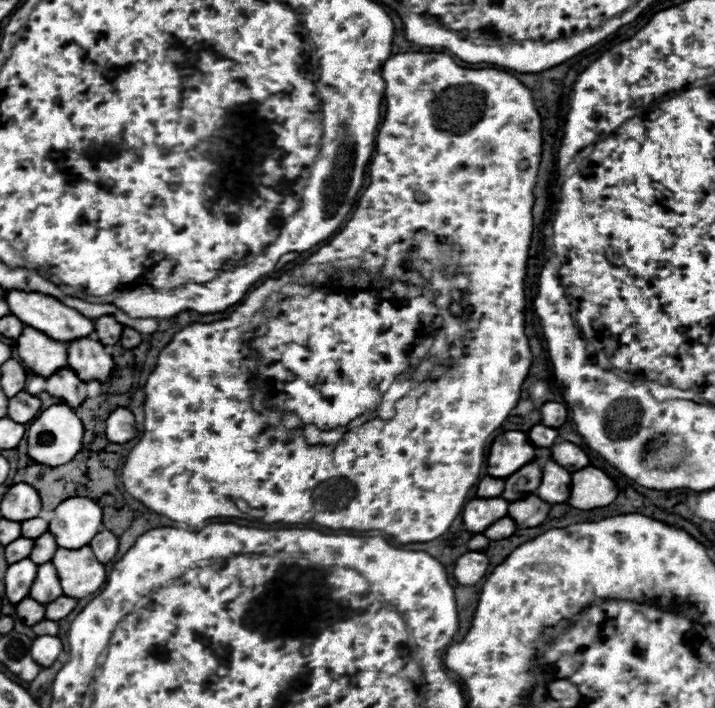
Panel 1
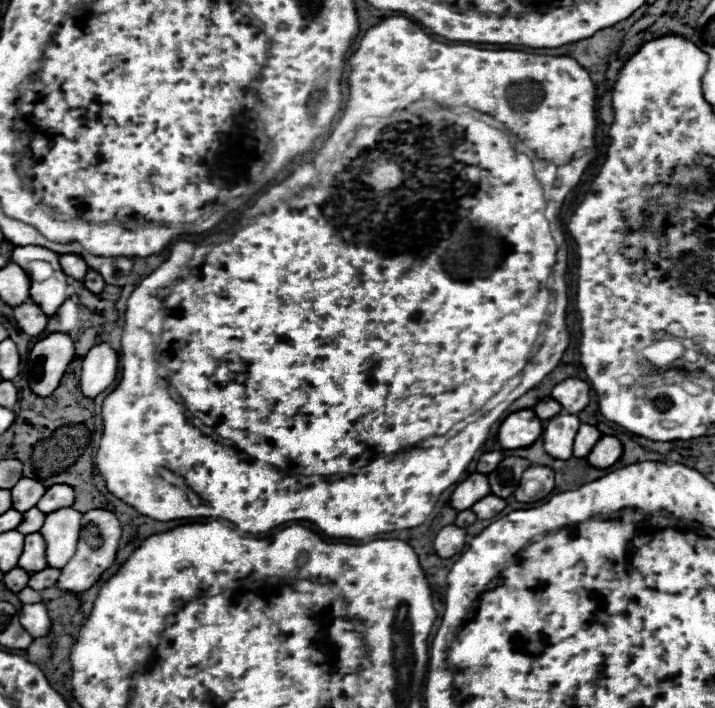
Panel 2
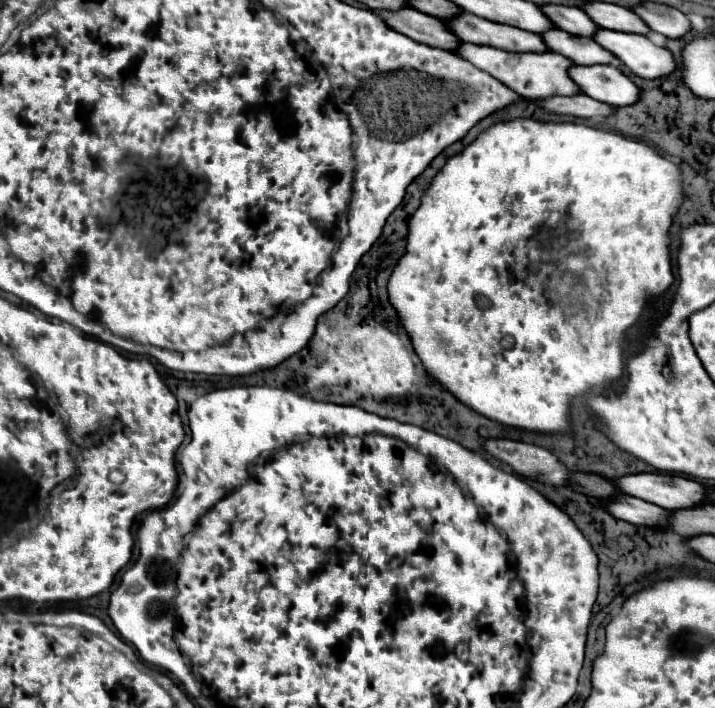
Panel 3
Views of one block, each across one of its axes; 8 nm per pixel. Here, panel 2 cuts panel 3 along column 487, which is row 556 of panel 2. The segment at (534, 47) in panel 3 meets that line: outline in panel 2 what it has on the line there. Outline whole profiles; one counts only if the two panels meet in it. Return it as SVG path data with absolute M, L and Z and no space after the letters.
M40 532L28 534L24 540L24 548L18 560L18 566L26 572L40 572L40 568L46 568L46 542Z

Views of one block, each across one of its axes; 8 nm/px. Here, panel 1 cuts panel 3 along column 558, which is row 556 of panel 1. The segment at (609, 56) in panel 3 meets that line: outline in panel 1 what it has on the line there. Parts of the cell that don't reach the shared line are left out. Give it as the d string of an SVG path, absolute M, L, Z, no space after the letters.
M44 532L44 536L40 536L40 538L36 540L36 544L34 544L32 554L30 554L30 560L32 560L34 564L38 564L38 566L40 566L40 564L46 564L46 562L50 562L50 560L54 558L56 550L58 550L58 544L56 544L54 536L52 536L50 532Z

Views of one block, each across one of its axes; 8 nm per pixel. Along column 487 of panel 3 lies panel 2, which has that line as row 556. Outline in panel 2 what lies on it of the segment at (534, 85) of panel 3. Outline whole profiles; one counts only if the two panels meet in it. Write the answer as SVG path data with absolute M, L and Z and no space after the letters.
M60 508L46 514L46 520L40 528L40 534L46 542L46 560L52 568L64 568L66 562L76 552L78 544L78 510Z

